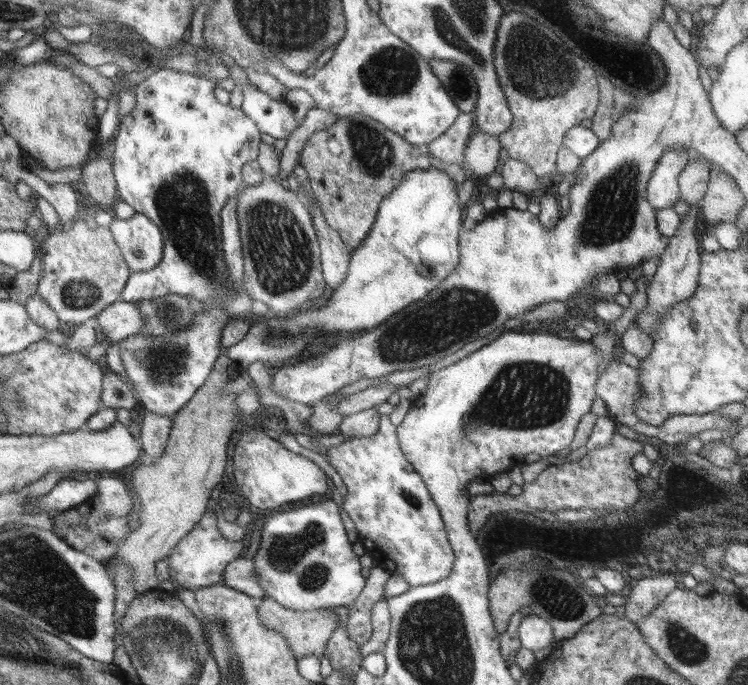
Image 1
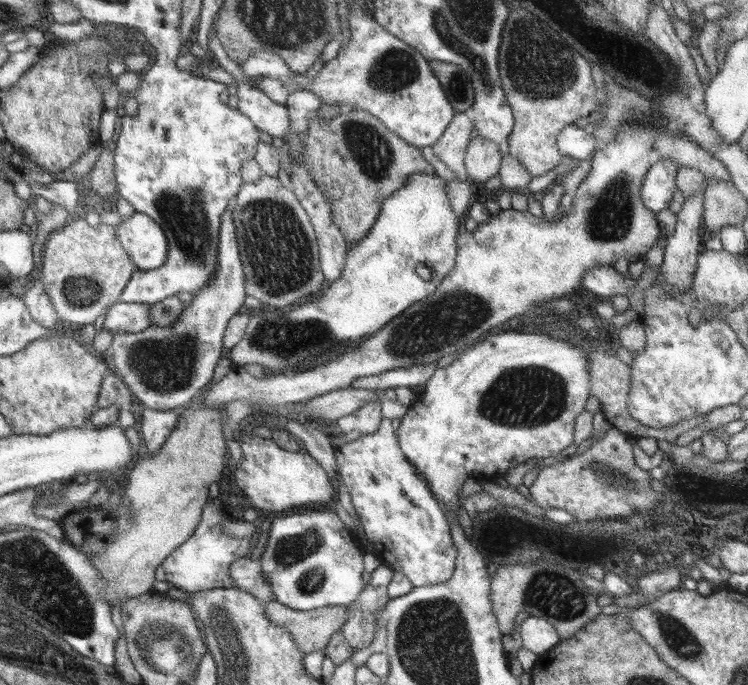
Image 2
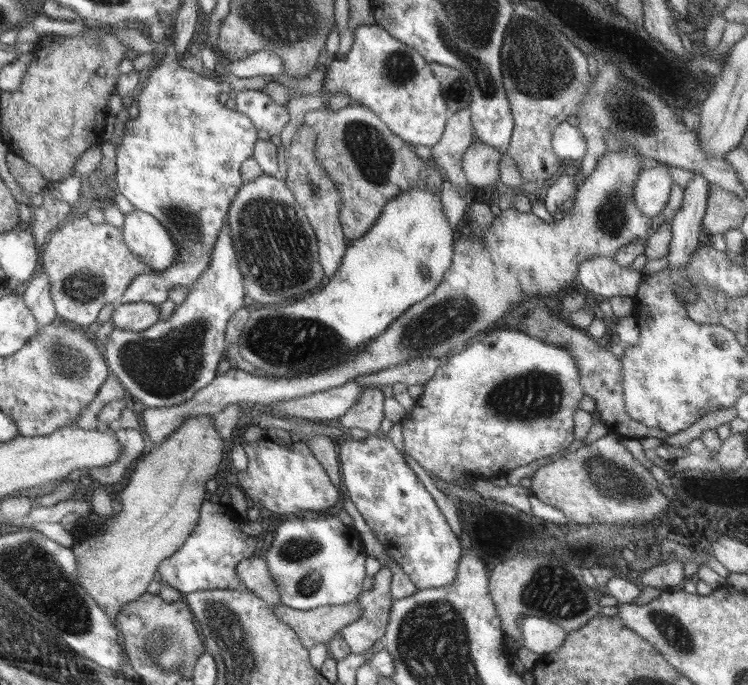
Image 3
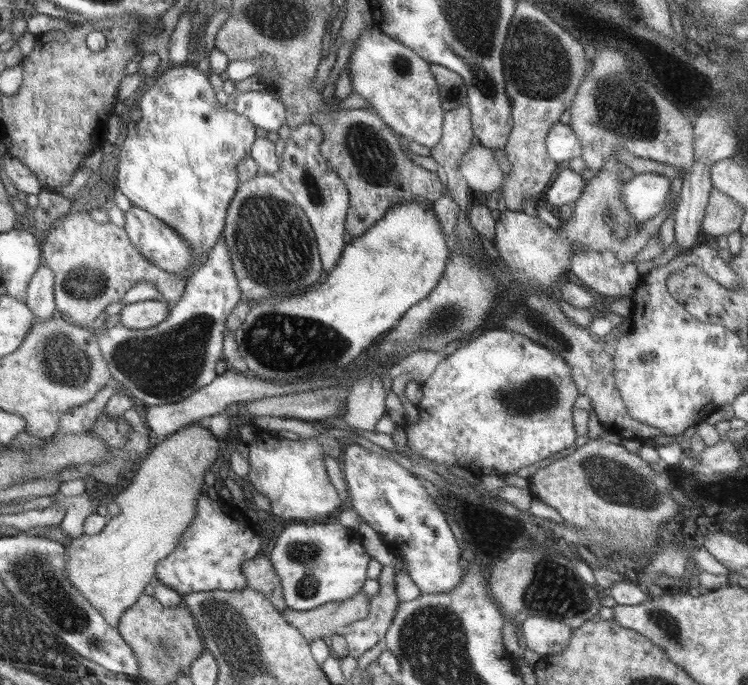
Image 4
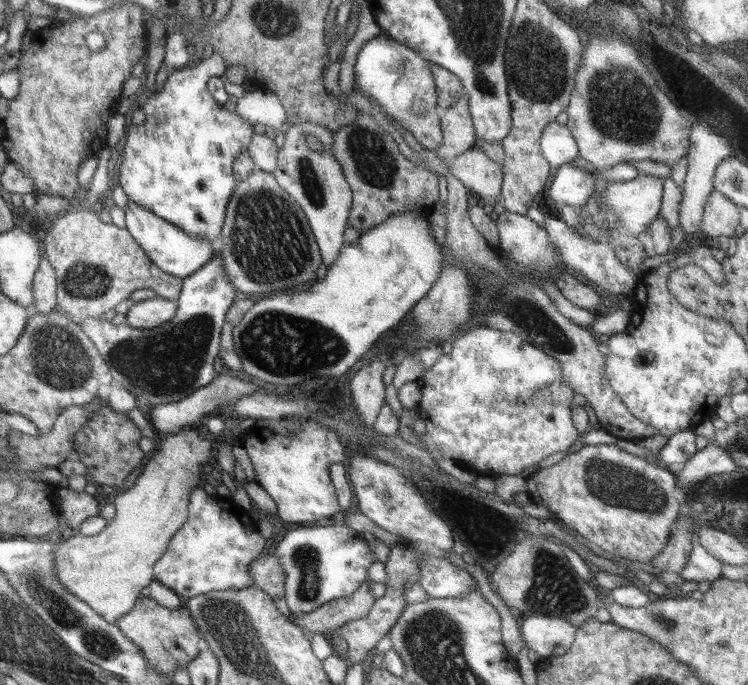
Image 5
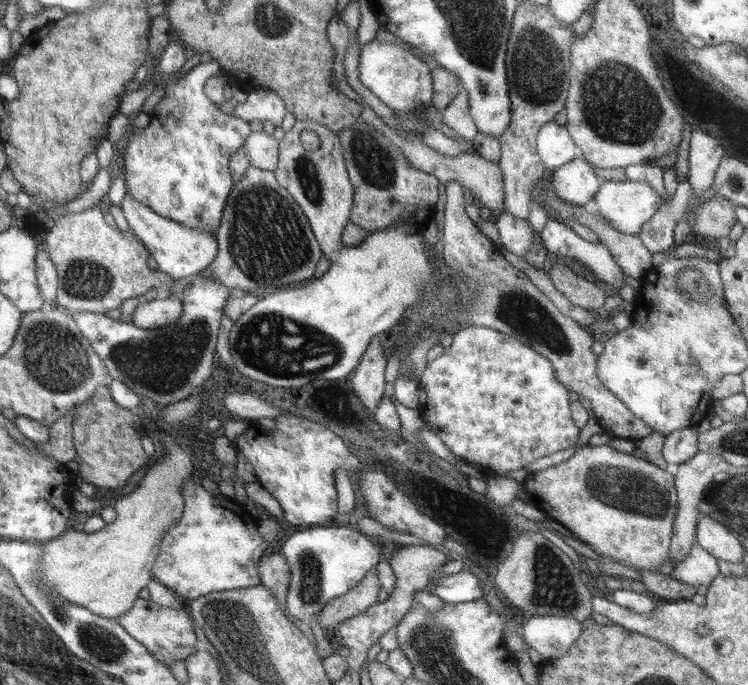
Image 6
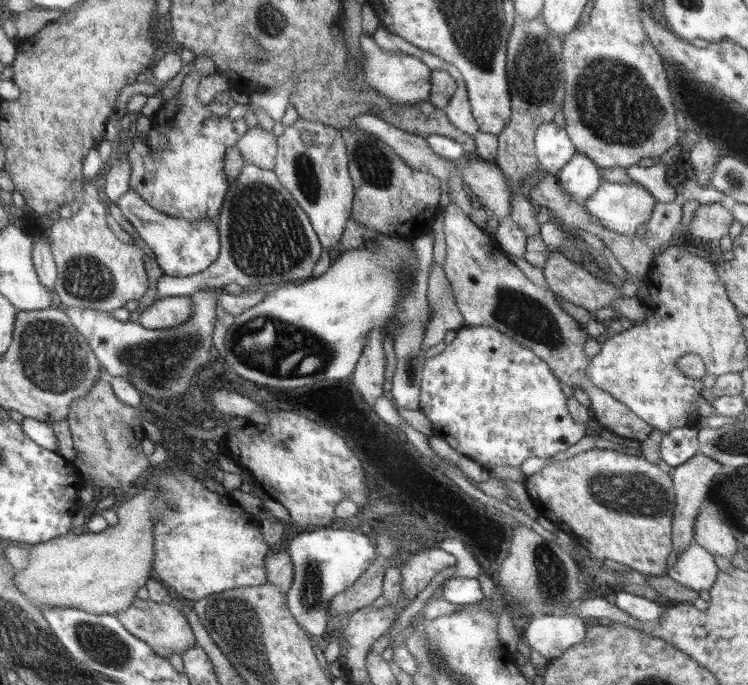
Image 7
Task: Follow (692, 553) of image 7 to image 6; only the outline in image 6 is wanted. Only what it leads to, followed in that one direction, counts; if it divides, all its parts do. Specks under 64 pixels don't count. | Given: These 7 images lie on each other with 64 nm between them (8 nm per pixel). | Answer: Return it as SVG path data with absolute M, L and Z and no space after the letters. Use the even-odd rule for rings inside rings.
M694 542L684 560L674 567L672 577L674 580L699 588L710 586L719 574L721 573L718 569L718 559Z

